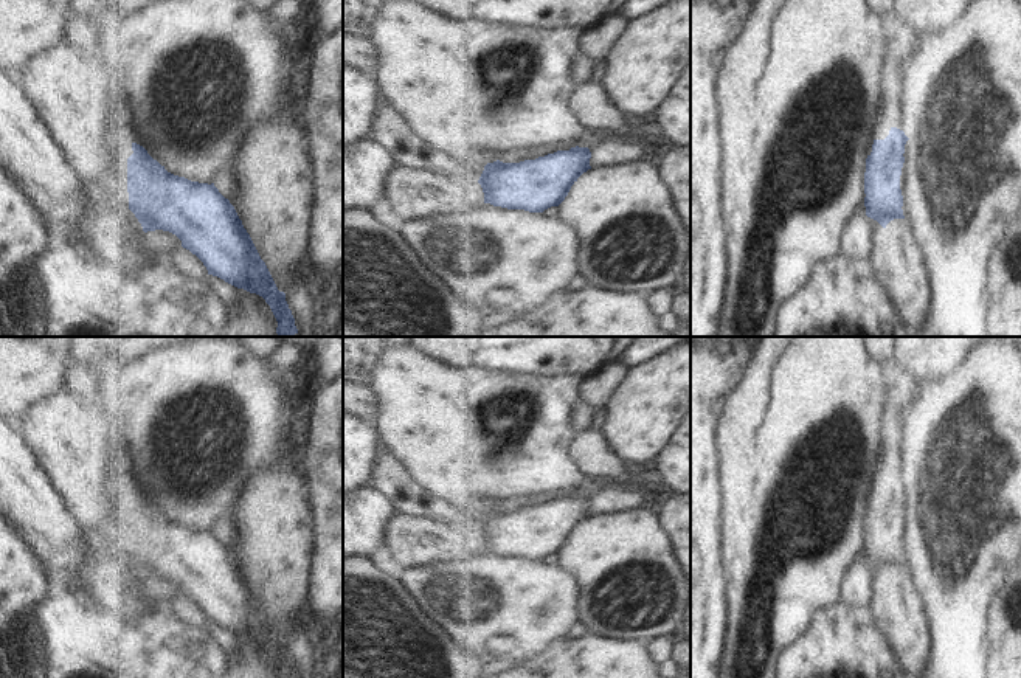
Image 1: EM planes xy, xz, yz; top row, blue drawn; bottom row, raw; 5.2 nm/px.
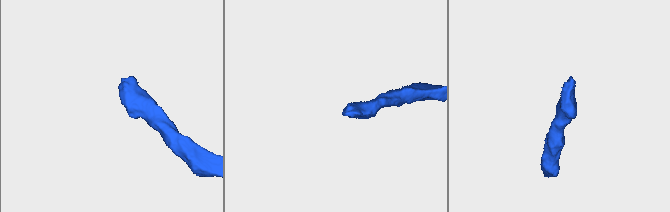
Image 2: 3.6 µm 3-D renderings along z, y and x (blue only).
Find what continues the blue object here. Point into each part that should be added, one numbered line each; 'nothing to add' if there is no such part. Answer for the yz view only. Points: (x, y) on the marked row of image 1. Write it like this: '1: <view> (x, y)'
nothing to add

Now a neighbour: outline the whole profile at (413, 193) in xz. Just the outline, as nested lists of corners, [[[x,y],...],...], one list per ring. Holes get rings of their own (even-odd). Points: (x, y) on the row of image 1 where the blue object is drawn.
[[[394,166],[386,175],[383,197],[403,222],[478,209],[484,203],[478,182],[458,182],[448,175],[407,166]]]

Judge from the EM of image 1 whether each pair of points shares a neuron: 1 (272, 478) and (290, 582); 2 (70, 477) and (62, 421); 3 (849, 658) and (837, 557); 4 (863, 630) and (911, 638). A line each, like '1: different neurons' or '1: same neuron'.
1: same neuron
2: same neuron
3: different neurons
4: different neurons

